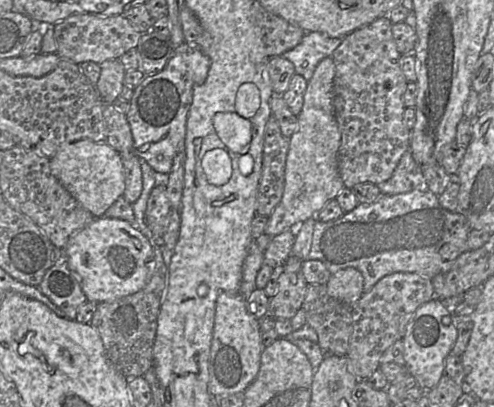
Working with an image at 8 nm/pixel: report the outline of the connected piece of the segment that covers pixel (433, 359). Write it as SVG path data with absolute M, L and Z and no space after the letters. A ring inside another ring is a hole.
M433 297L414 312L406 326L402 338L405 367L426 390L431 390L438 384L444 374L446 358L456 342L458 332L451 321L451 307Z

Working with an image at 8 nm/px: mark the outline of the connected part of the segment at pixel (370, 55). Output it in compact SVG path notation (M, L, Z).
M388 16L347 34L334 50L335 65L334 110L341 134L338 151L338 170L345 188L359 183L380 184L391 178L403 154L409 149L411 130L403 121L405 106L403 95L408 81L400 67L401 54L392 35L392 22Z

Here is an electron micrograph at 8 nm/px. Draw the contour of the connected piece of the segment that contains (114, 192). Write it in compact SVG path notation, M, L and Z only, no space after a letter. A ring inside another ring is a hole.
M80 139L63 143L50 158L50 168L64 188L95 218L102 217L123 196L125 175L121 155L106 142Z

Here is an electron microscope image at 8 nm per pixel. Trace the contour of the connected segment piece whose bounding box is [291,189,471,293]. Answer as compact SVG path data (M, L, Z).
M414 189L402 194L382 195L375 202L358 203L353 210L344 213L336 220L322 222L312 217L296 229L297 235L291 255L303 261L319 260L325 264L331 275L348 267L357 269L363 275L363 293L369 292L384 276L395 272L417 273L428 279L440 273L446 274L455 260L462 253L469 251L468 235L471 230L464 215L442 207L438 196L428 189Z

